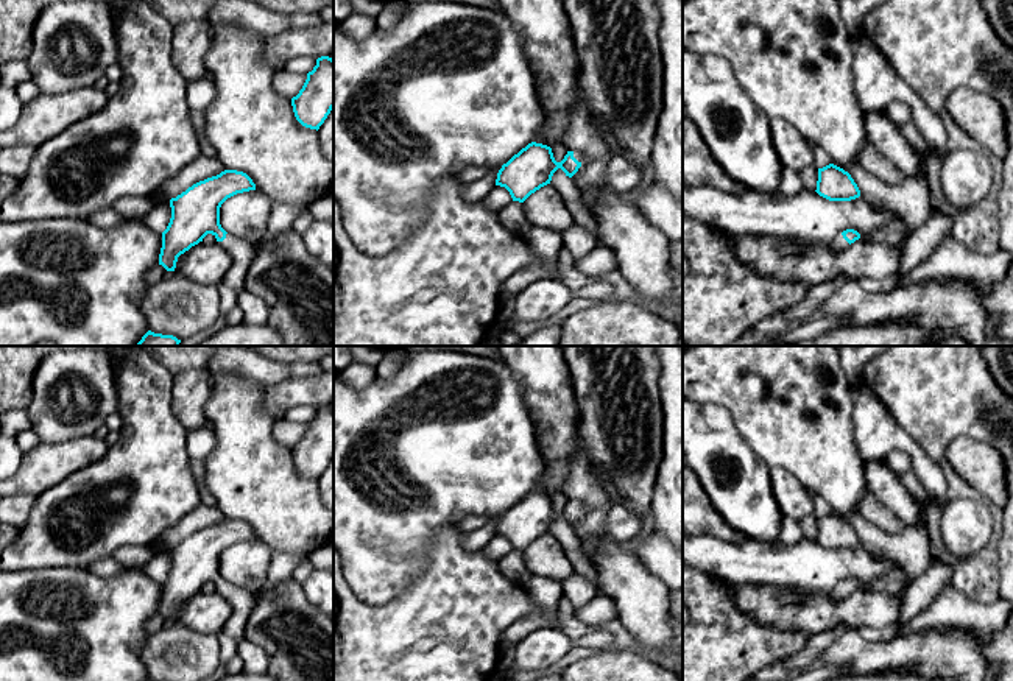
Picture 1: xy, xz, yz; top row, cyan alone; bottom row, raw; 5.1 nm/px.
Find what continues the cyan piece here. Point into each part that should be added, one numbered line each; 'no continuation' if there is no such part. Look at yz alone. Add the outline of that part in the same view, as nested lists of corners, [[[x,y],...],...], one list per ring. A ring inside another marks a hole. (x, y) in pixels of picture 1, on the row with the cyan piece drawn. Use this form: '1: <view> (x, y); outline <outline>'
1: yz (839, 243); outline [[[838,234],[838,235],[832,240],[831,246],[832,246],[835,251],[843,251],[843,249],[846,249],[846,248],[849,246],[849,243],[843,238],[842,234]]]

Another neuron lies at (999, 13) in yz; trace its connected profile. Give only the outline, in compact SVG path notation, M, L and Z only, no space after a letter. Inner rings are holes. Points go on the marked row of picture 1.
M979 0L997 37L1013 50L1013 0Z

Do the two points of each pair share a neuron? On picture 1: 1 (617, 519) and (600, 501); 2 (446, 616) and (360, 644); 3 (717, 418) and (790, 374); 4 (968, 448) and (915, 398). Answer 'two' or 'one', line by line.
1: two
2: one
3: two
4: two

